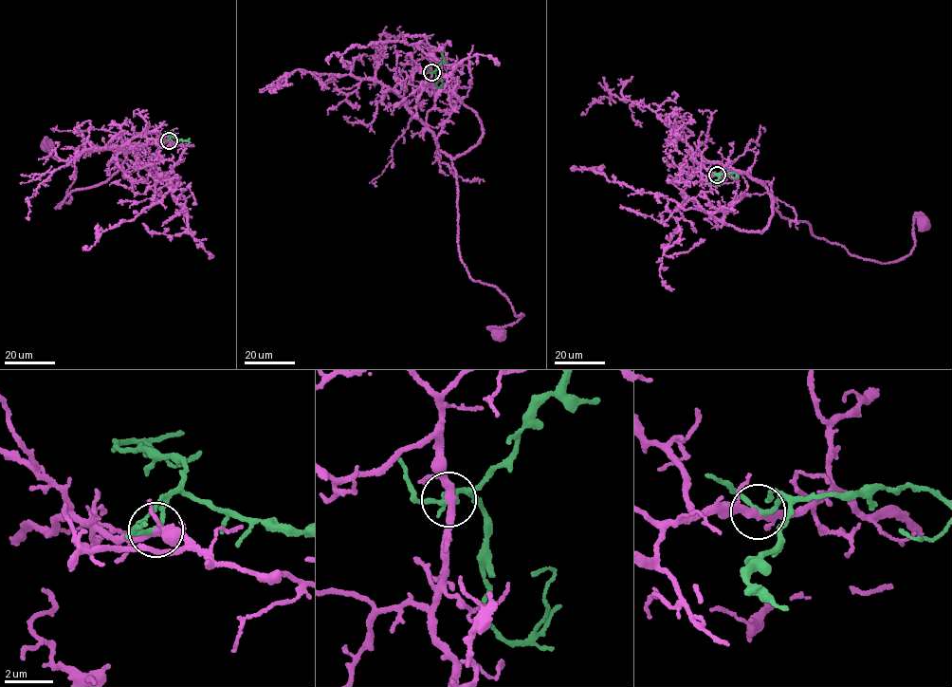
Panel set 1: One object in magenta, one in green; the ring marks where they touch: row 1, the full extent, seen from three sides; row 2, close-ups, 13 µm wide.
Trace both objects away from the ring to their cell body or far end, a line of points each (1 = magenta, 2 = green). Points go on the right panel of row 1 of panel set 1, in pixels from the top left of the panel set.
1: (717, 175), (745, 173), (764, 186), (781, 215), (884, 264), (908, 255), (915, 215), (924, 223)
2: (717, 175), (733, 172), (737, 175), (731, 177)

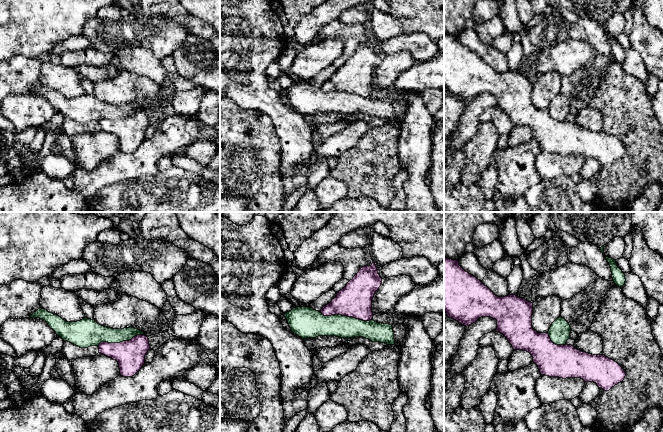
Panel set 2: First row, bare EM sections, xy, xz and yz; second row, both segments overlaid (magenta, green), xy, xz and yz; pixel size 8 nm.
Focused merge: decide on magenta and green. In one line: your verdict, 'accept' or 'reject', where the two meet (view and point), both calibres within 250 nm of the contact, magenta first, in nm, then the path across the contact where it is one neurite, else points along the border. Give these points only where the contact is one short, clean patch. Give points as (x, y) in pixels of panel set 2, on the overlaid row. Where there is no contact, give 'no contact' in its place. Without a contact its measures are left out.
reject; meets magenta in xz at (346, 315); 280 nm thick on the magenta side, 180 nm on the other; border along xz (320, 312), (324, 315), (346, 315), (363, 320), (371, 320)

